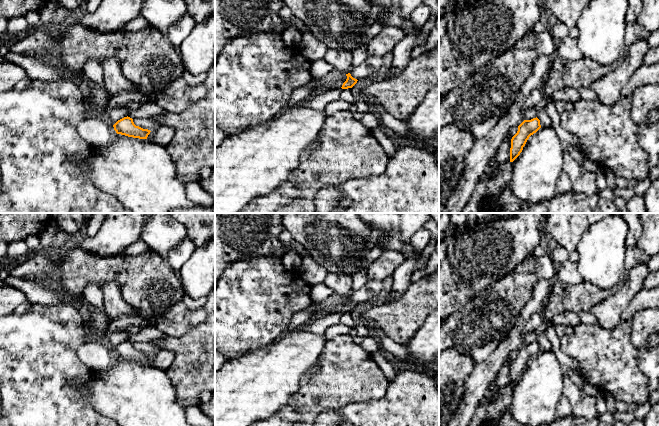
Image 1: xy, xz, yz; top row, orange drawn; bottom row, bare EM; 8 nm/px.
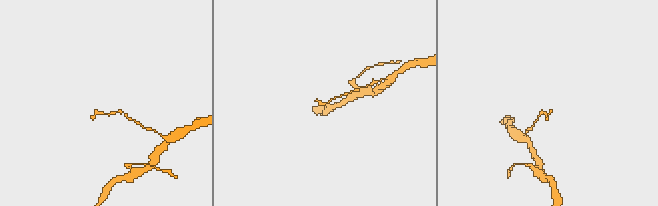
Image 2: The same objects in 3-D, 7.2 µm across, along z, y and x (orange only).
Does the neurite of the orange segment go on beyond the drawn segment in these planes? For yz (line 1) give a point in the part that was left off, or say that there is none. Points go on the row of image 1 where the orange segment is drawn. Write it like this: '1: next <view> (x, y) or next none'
1: next none

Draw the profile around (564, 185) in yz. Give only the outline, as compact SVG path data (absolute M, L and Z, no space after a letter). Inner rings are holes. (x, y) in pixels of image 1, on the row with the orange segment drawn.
M563 171L558 178L556 184L556 193L557 194L566 194L572 191L572 183L569 176Z

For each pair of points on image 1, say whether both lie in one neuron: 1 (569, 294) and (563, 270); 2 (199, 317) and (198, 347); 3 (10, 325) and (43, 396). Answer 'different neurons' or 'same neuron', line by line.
1: different neurons
2: different neurons
3: same neuron

